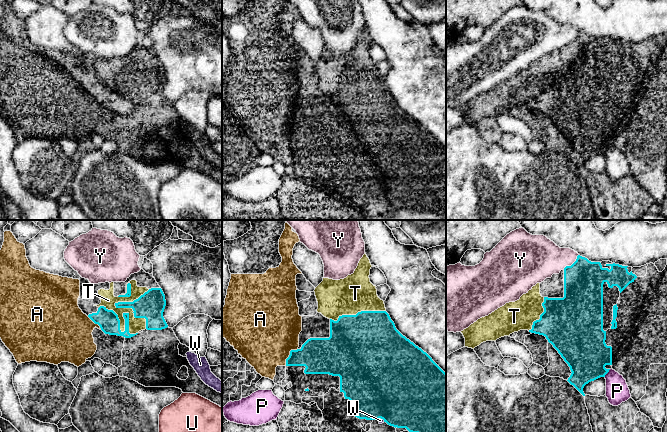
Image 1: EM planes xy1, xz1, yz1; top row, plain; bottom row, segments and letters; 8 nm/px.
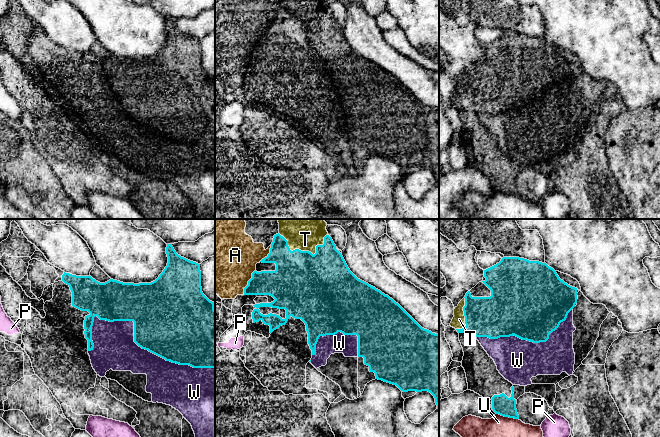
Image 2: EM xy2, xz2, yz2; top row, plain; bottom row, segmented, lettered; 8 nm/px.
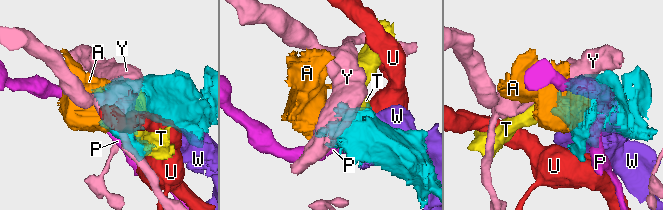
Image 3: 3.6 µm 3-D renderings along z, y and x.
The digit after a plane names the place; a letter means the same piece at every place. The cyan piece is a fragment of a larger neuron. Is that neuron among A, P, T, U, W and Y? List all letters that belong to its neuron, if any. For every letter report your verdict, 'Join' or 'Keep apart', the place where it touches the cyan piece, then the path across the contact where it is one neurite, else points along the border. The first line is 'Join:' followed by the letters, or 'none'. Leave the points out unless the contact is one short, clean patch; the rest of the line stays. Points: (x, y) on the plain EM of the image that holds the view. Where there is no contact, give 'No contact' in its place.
Join: A, W
A: Join. Touches cyan at xz2 (248, 58)
P: Keep apart. Touches cyan at yz1 (607, 148). Boundary: yz1 (610, 145), (604, 152)
T: Keep apart. Touches cyan at xy1 (125, 100)
U: Keep apart. Touches cyan at yz2 (507, 192). Boundary: yz2 (496, 189), (518, 195)
W: Join. Touches cyan at xy2 (145, 125)
Y: Keep apart. Touches cyan at yz1 (573, 39)

